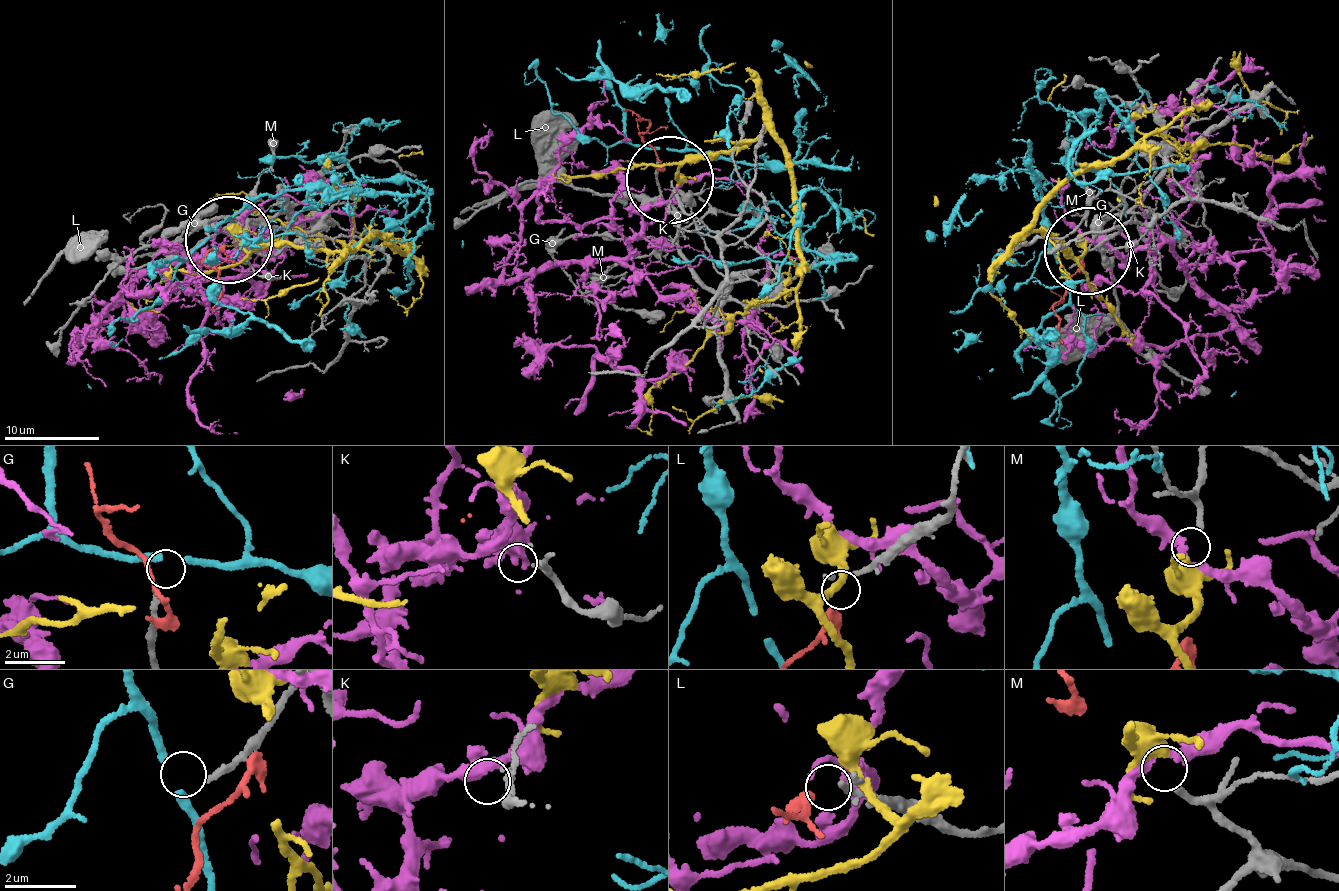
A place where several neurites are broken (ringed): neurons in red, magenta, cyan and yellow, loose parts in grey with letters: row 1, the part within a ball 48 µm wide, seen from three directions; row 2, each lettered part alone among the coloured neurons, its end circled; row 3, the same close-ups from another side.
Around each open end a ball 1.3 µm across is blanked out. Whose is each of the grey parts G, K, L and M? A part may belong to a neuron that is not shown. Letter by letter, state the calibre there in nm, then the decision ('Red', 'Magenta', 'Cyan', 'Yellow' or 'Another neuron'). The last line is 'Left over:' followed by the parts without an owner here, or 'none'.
G: Thickness 160 nm. Another neuron
K: Thickness 150 nm. Another neuron
L: Thickness 120 nm. Red
M: Thickness 180 nm. Yellow
Left over: G, K

